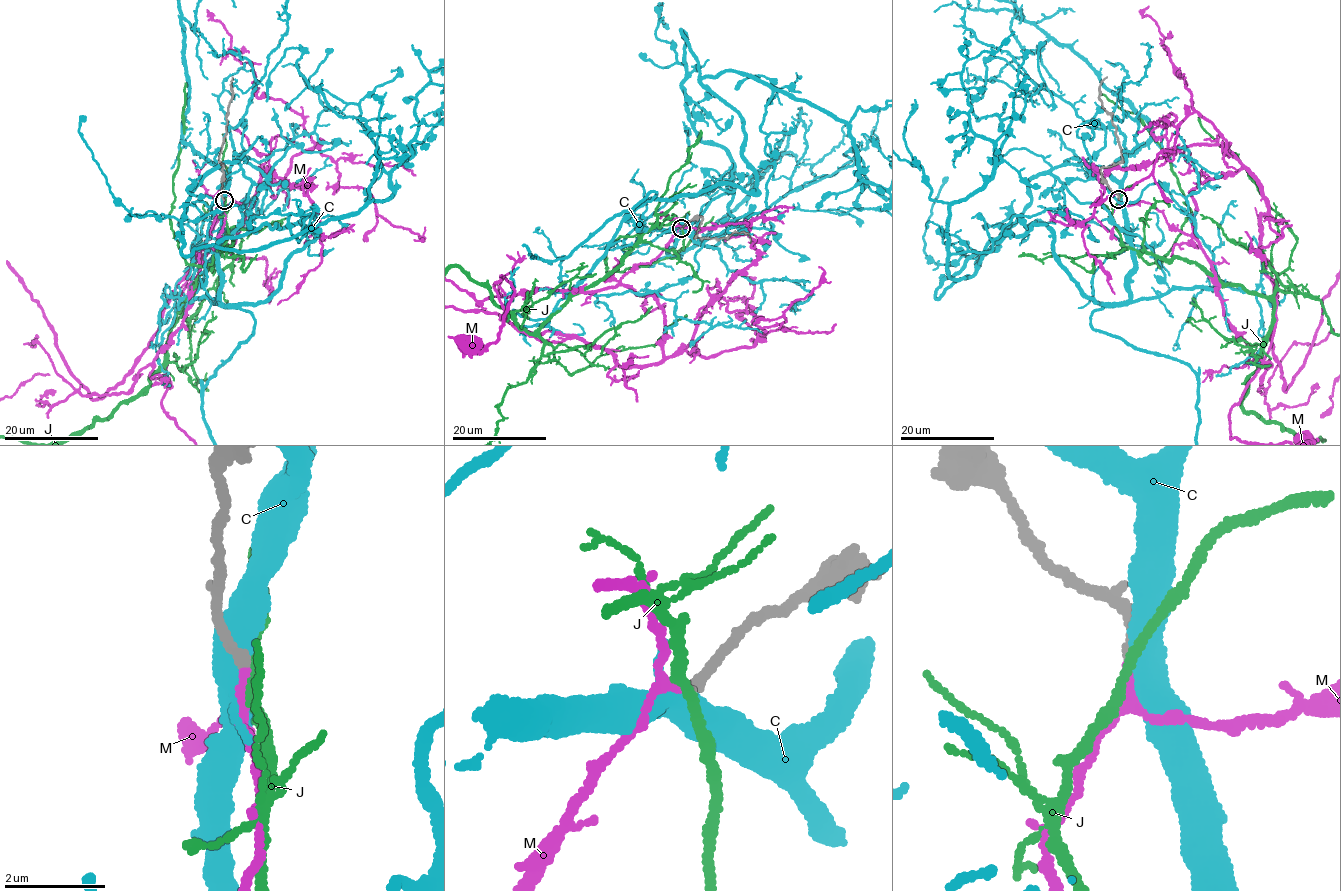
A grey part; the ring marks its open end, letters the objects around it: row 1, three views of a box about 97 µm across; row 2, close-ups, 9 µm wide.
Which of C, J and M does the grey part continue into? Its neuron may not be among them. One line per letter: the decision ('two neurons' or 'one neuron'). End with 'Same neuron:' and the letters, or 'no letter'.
C: two neurons
J: two neurons
M: one neuron
Same neuron: M

